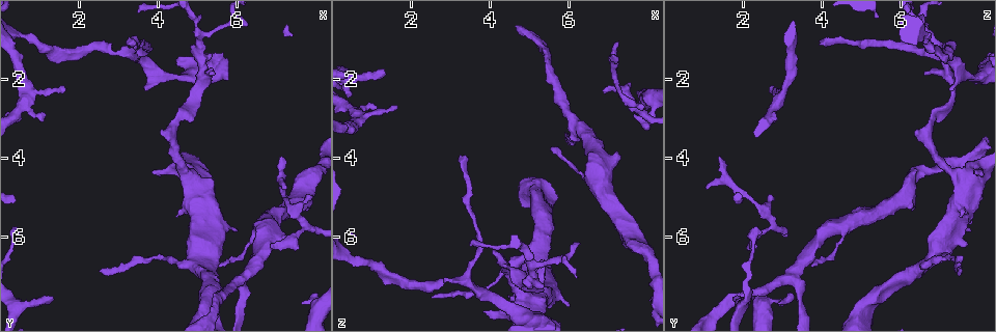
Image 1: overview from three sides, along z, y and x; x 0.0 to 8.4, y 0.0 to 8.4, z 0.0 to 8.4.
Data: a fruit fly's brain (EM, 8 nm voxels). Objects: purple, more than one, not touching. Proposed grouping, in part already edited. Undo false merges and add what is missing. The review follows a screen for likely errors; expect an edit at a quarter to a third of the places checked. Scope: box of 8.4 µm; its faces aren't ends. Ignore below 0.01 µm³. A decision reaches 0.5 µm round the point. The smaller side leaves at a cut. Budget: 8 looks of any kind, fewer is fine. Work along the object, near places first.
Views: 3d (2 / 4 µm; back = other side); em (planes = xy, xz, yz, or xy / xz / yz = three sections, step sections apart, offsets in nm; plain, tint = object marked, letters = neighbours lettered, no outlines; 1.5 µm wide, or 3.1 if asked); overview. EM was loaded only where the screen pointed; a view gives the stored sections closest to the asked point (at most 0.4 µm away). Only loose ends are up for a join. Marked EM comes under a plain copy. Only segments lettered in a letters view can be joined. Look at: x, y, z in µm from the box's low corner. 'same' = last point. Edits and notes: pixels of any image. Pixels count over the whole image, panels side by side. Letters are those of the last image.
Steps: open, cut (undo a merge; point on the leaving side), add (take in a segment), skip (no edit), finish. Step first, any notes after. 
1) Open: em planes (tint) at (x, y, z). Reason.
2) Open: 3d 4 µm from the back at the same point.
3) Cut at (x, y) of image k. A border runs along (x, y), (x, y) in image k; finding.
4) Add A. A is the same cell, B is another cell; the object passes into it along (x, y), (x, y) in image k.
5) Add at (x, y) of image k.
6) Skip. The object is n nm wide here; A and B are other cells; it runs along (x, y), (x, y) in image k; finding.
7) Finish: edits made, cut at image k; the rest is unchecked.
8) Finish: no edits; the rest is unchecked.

Open: em planes (letters) at (1.15, 3.00, 2.80). Free end.

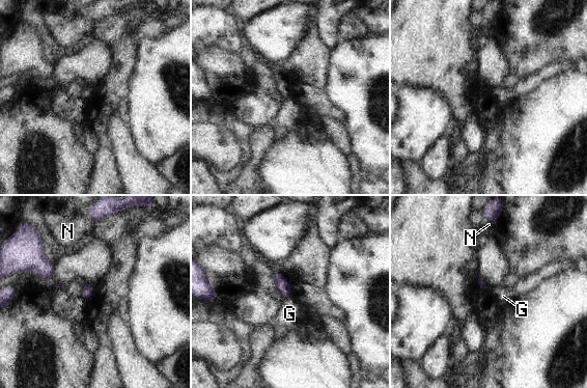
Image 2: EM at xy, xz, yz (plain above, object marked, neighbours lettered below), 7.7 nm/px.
Skip. G and N are other cells; a border runs along (290, 296), (284, 299) in image 2; no lettered segment goes on from it.

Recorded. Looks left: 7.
Open: 3d 2 µm at (5.05, 0.90, 6.65). Side arm on a straight run.

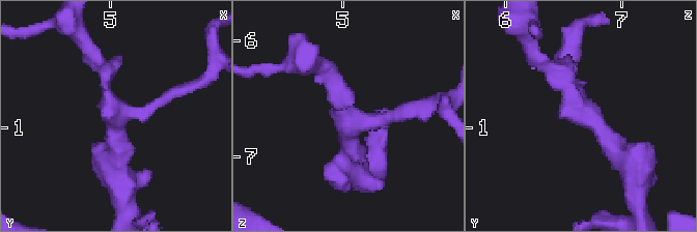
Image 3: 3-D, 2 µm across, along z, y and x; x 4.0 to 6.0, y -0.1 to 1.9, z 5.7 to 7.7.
Open: em xz step 4 (tint) at (5.06, 0.88, 6.72). 3 arms meet here; now the EM.

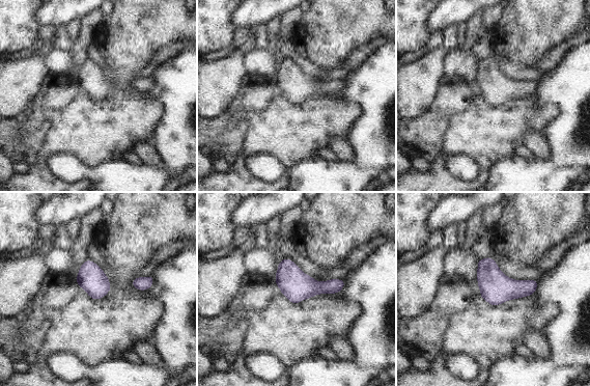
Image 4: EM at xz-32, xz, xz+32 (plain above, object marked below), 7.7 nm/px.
Open: em planes (letters) at the same point. Cut it another way.

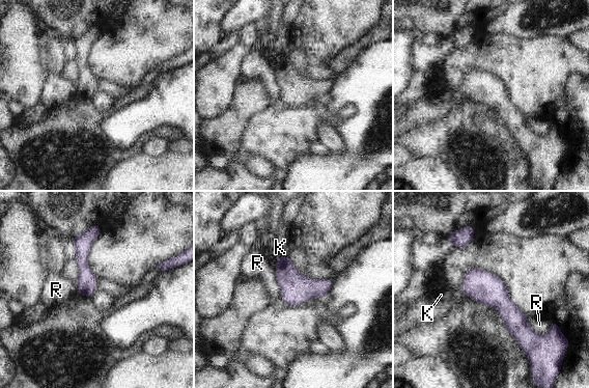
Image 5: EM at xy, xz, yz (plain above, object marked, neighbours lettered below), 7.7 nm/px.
Skip. K and R are other cells; it runs along (466, 275), (510, 313), (528, 341) in image 5; continuous, no second neuron.

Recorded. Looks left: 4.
Open: 3d 4 µm at (7.80, 4.95, 2.70). Tapers out.

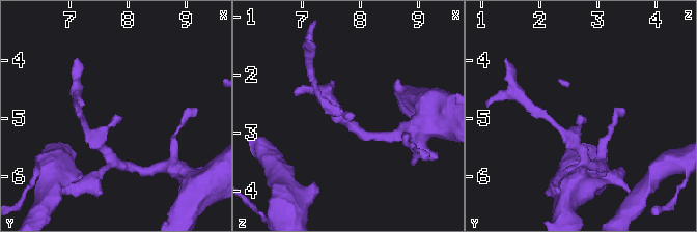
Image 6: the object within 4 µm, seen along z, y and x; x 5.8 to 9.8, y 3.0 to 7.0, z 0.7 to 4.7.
Open: em planes (tint) at (7.75, 4.90, 2.75).

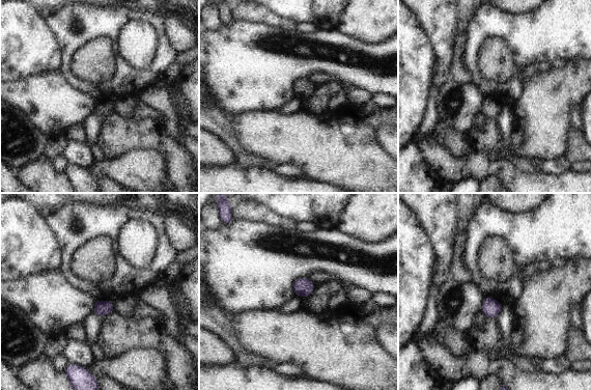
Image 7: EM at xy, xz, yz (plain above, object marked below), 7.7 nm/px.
Open: em planes (letters) at the same point. What lies round it.

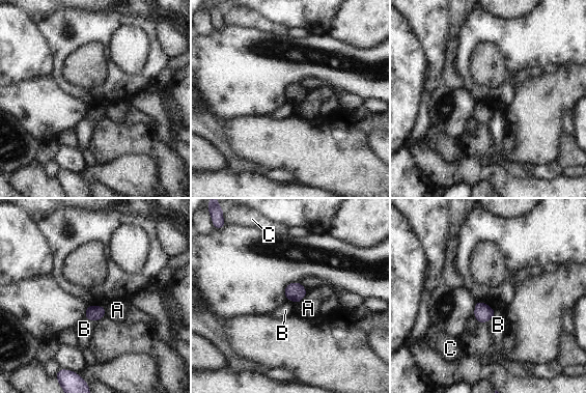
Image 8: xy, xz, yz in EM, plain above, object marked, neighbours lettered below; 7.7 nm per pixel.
Skip. A, B and C are other cells; a border runs along (496, 310), (495, 314), (487, 321) in image 8; no lettered segment goes on from it.

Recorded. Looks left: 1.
Finish: no edits; the rest is unchecked.

